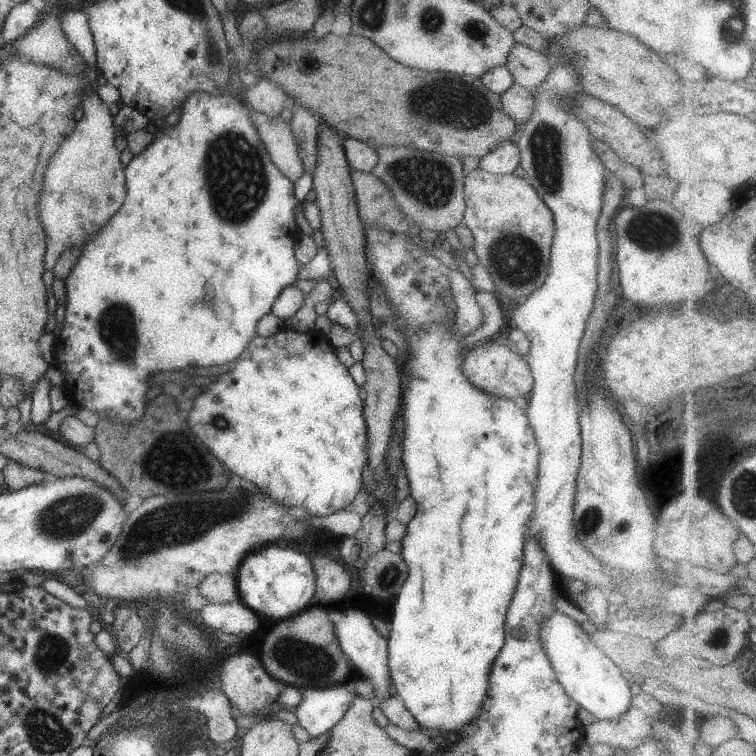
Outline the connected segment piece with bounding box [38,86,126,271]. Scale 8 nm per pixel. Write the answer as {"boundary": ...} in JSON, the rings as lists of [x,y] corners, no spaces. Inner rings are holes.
{"boundary":[[[90,86],[82,94],[84,116],[76,124],[74,132],[58,146],[48,160],[44,174],[44,186],[40,194],[38,212],[46,232],[45,270],[53,270],[60,254],[70,246],[82,247],[92,234],[106,224],[108,218],[124,202],[124,166],[116,148],[118,132],[106,104]],[[58,178],[64,182],[64,202],[58,206]]]}

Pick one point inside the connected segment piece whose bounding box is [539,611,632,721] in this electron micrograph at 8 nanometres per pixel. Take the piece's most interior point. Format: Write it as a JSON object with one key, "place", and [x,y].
{"place":[589,677]}

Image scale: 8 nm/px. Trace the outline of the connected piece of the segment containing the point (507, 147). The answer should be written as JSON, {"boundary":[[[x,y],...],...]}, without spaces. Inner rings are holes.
{"boundary":[[[504,140],[484,155],[478,166],[490,174],[515,173],[520,164],[520,157],[520,148],[514,142]]]}

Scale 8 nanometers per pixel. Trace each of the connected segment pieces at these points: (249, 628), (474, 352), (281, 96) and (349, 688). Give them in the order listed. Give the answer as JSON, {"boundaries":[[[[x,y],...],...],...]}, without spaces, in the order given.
{"boundaries":[[[[240,599],[226,604],[209,603],[200,609],[200,616],[206,626],[226,634],[244,634],[254,636],[254,632],[265,624],[256,612],[252,612]]],[[[492,340],[478,348],[470,348],[468,355],[462,359],[460,371],[475,388],[500,399],[514,401],[519,396],[528,397],[533,388],[533,377],[526,357],[512,352],[505,340]]],[[[258,77],[253,85],[247,87],[244,94],[246,94],[245,100],[252,106],[252,110],[258,110],[272,120],[280,118],[284,107],[289,105],[286,92],[265,78]]],[[[351,680],[328,688],[306,688],[302,701],[294,708],[298,725],[311,737],[320,737],[344,718],[356,696]]]]}

